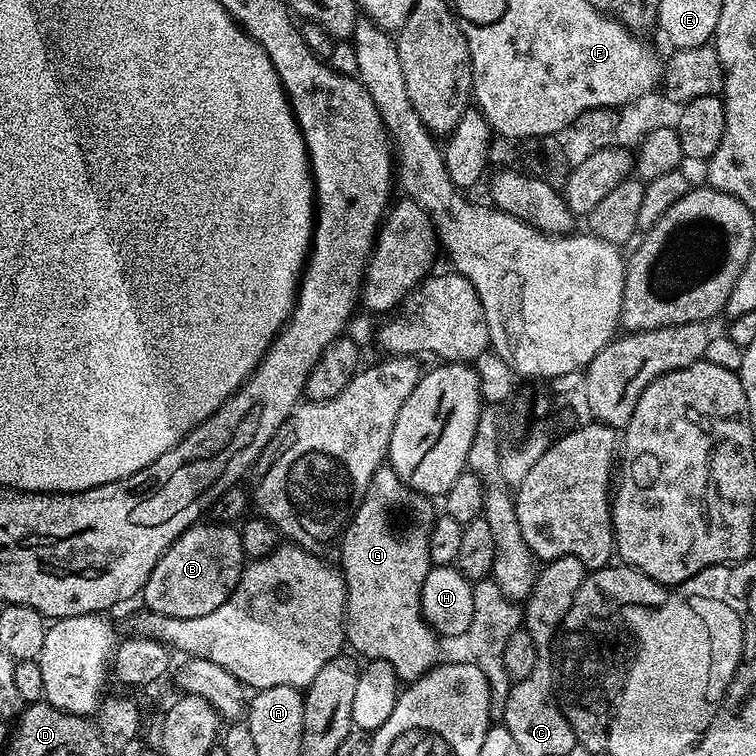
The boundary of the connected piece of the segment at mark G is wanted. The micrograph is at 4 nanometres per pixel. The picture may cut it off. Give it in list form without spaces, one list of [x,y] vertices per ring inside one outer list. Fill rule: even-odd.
[[[382,466],[370,478],[370,486],[339,541],[338,564],[346,590],[344,639],[347,647],[352,647],[357,657],[390,662],[397,677],[404,682],[422,678],[441,659],[441,641],[435,629],[424,620],[420,605],[423,583],[434,567],[430,558],[430,534],[438,508],[432,504],[435,503],[429,497],[406,486],[391,466]]]

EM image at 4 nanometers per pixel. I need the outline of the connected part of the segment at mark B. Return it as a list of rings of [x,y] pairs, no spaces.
[[[197,522],[178,537],[164,551],[162,558],[154,566],[150,578],[142,593],[143,607],[154,614],[162,614],[170,618],[202,618],[202,614],[210,614],[210,610],[218,610],[226,598],[238,586],[246,567],[246,557],[242,550],[242,538],[235,527],[215,522]]]

